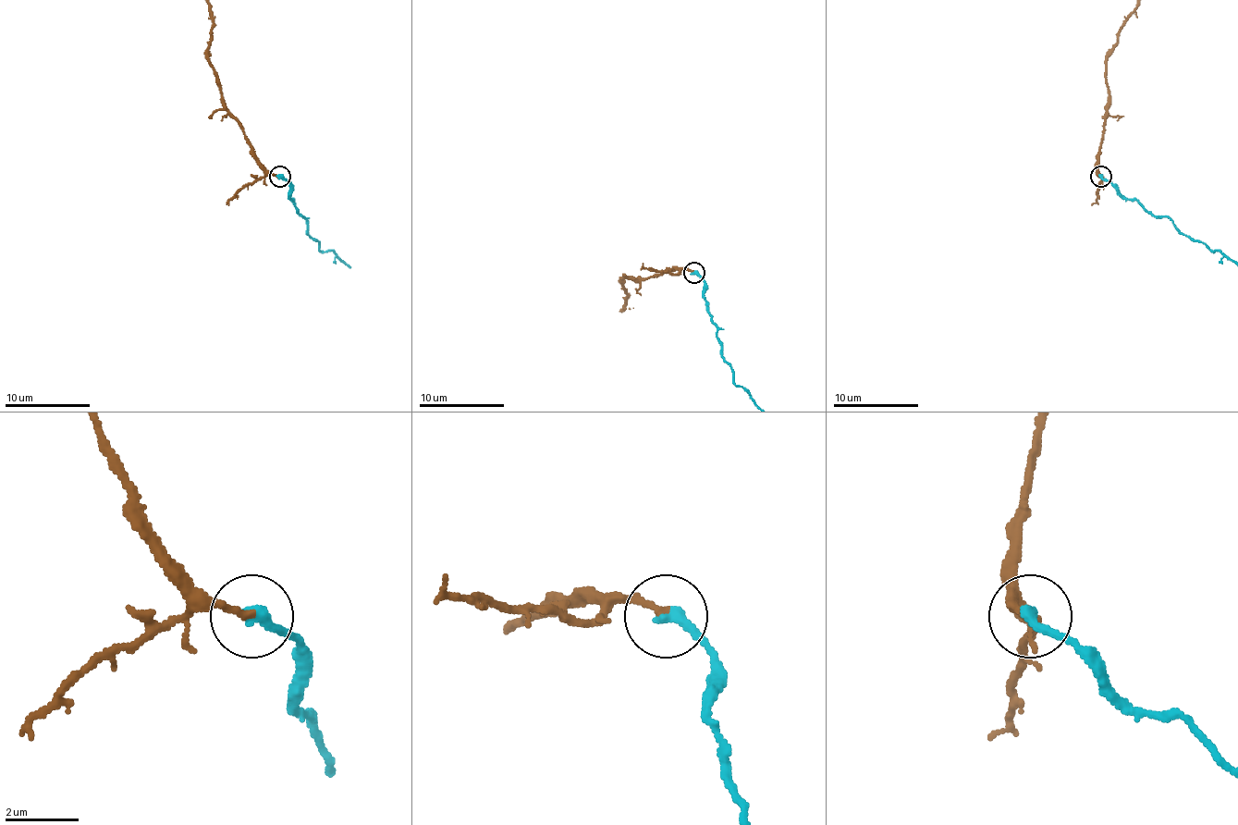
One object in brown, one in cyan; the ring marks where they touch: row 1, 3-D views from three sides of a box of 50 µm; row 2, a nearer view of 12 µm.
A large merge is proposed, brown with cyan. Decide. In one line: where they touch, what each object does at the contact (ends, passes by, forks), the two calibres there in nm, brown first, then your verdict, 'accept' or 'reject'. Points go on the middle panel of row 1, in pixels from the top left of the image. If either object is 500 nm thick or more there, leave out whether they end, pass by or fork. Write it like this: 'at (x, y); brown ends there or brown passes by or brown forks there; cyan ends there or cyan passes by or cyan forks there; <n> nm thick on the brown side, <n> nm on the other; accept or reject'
at (693, 273); brown ends there; cyan ends there; 180 nm thick on the brown side, 360 nm on the other; accept

